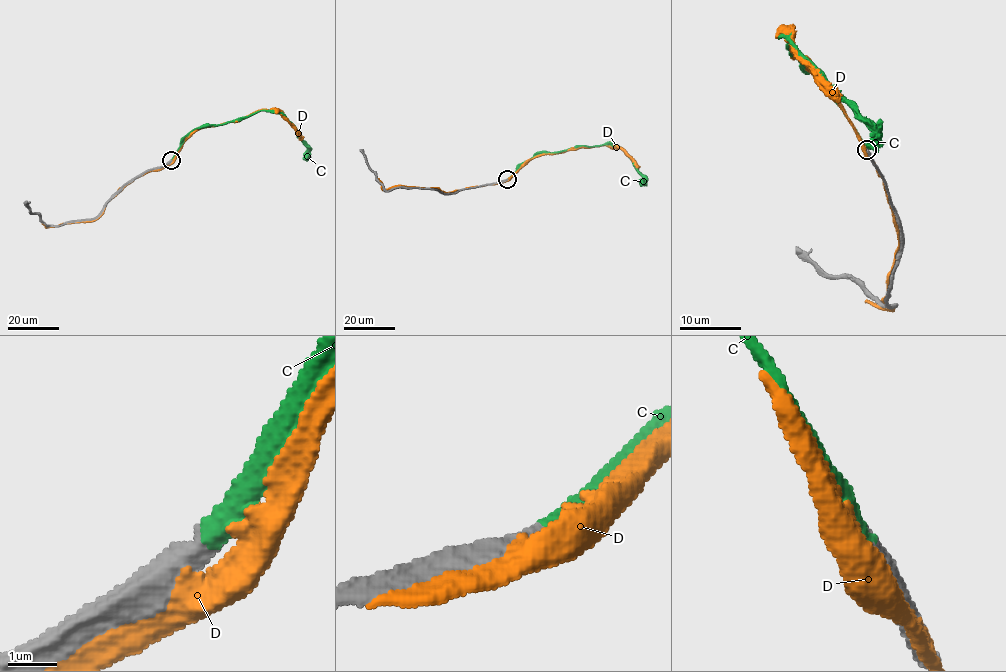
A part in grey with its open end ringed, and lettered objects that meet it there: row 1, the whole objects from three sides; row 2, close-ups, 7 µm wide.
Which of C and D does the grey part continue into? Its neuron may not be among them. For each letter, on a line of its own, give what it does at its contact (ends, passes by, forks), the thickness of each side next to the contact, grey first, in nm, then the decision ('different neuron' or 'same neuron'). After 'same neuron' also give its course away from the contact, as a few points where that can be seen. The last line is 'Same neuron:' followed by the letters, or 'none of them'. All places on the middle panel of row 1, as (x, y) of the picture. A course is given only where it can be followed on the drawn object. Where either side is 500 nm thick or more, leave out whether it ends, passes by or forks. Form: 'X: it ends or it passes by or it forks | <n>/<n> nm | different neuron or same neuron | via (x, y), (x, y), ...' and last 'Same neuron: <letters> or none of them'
C: it ends | 480/400 nm | same neuron | via (507, 179), (520, 166), (546, 153), (615, 144), (631, 160), (642, 177), (642, 184)
D: 550/440 nm | different neuron
Same neuron: C

